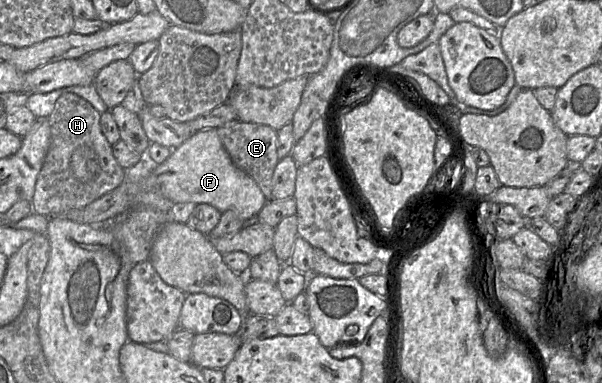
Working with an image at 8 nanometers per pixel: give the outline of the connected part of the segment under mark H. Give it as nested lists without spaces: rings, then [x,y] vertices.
[[[71,92],[63,93],[47,119],[50,124],[50,145],[37,178],[32,199],[33,212],[47,218],[65,217],[70,210],[83,209],[119,187],[124,181],[124,169],[114,158],[112,146],[102,132],[101,114],[85,99]]]

